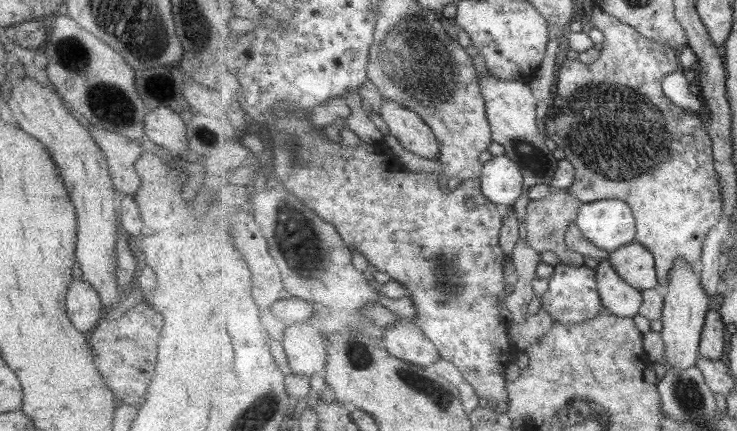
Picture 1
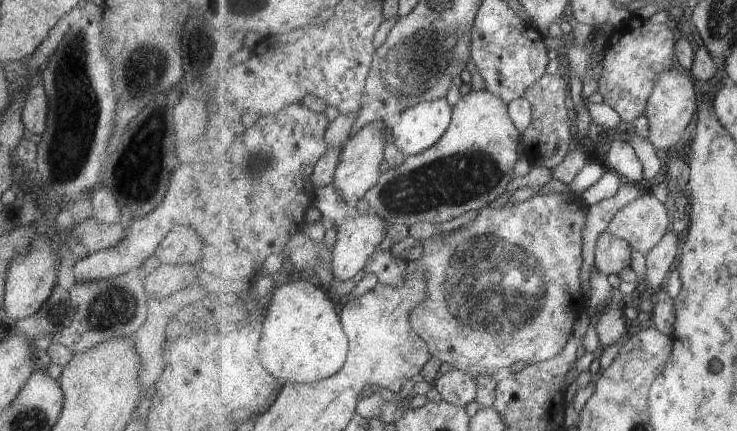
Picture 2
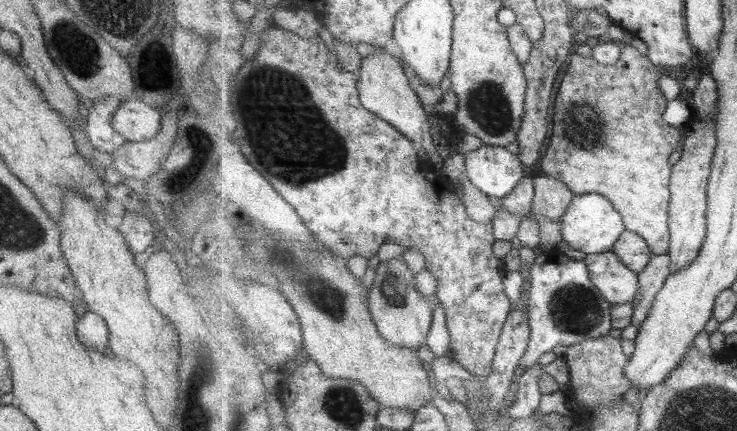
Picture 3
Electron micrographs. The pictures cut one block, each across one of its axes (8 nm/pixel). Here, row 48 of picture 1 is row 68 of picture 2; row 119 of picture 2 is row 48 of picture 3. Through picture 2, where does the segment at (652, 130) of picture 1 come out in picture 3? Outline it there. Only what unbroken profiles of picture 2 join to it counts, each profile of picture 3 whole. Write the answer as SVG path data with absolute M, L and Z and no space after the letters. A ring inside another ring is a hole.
M625 37L618 42L621 47L620 57L612 65L603 65L597 62L597 58L585 57L585 54L573 54L567 74L558 88L553 138L548 146L549 150L546 150L546 158L541 162L541 168L550 177L563 181L575 195L605 195L623 215L626 229L640 234L648 242L653 255L663 255L668 254L671 243L669 207L672 194L669 184L673 168L669 164L669 158L674 158L673 152L682 144L683 133L663 118L668 101L659 88L659 78L662 76L659 68L651 62L649 55L643 55L637 48L633 48L629 39Z

